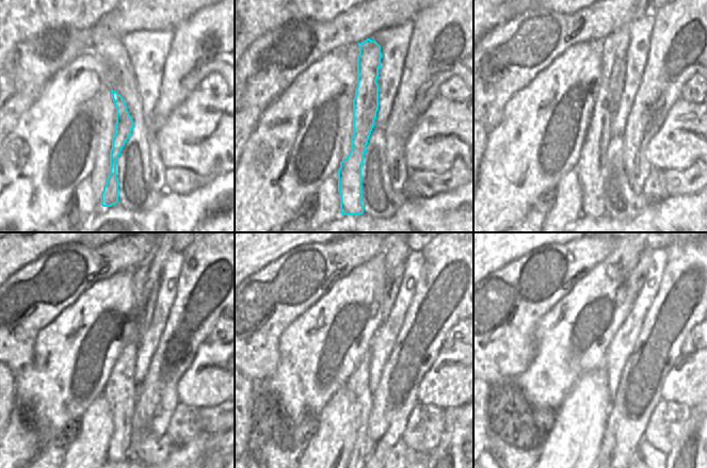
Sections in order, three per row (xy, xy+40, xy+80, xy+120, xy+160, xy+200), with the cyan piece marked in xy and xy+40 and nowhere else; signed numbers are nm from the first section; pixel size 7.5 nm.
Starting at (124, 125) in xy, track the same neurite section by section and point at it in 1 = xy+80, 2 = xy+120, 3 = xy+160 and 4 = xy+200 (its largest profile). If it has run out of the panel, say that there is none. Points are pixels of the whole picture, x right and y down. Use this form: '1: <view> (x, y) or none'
1: xy+80 (593, 157)
2: xy+120 (121, 391)
3: xy+160 (358, 383)
4: xy+200 (638, 278)

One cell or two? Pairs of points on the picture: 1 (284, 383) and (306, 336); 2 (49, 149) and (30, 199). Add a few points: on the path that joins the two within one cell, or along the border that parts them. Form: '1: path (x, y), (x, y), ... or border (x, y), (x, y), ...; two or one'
1: path (295, 371), (306, 360), (306, 348); one
2: path (42, 162), (30, 179), (30, 187); one

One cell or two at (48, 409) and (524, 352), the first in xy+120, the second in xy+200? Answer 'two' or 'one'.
two

